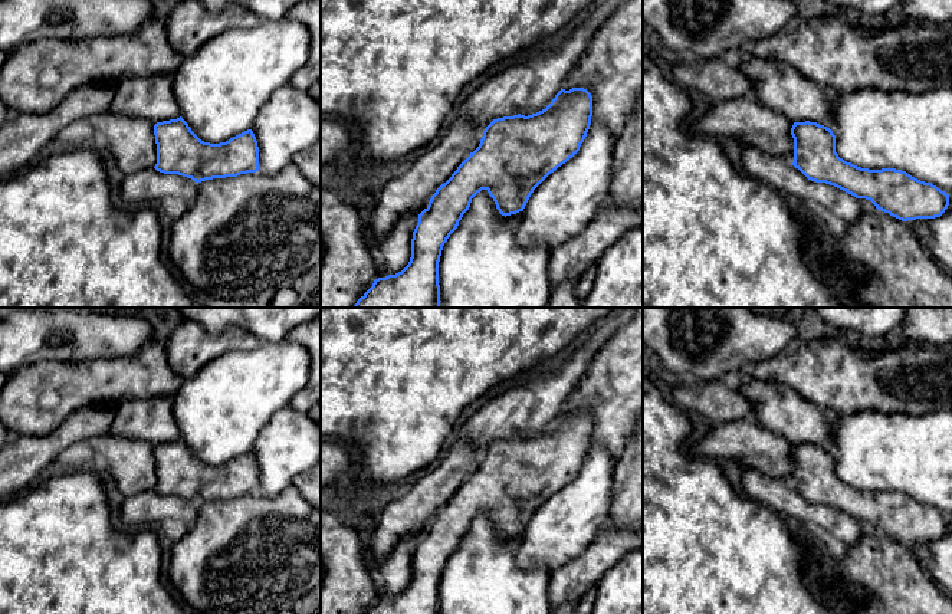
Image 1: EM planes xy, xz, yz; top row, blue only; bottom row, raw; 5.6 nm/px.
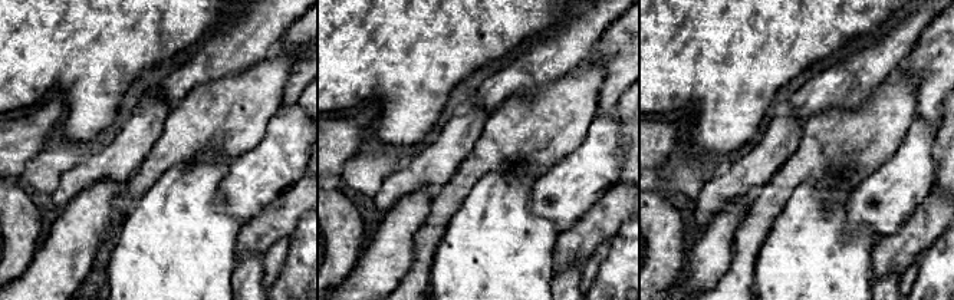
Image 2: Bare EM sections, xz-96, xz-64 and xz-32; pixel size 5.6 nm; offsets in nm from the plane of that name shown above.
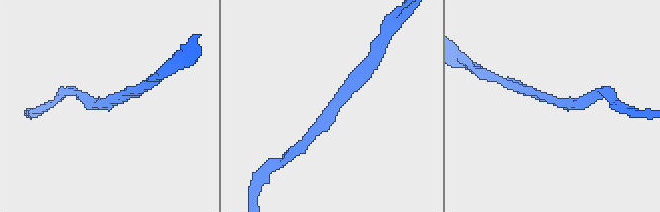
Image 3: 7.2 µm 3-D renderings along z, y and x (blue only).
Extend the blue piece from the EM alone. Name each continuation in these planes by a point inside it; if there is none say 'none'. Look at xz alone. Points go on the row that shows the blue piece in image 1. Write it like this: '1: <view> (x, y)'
1: xz (396, 248)

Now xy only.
1: xy (151, 98)

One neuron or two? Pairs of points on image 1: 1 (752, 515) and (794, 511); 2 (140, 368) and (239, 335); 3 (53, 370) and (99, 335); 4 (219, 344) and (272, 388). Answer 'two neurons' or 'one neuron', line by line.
1: two neurons
2: two neurons
3: two neurons
4: two neurons

